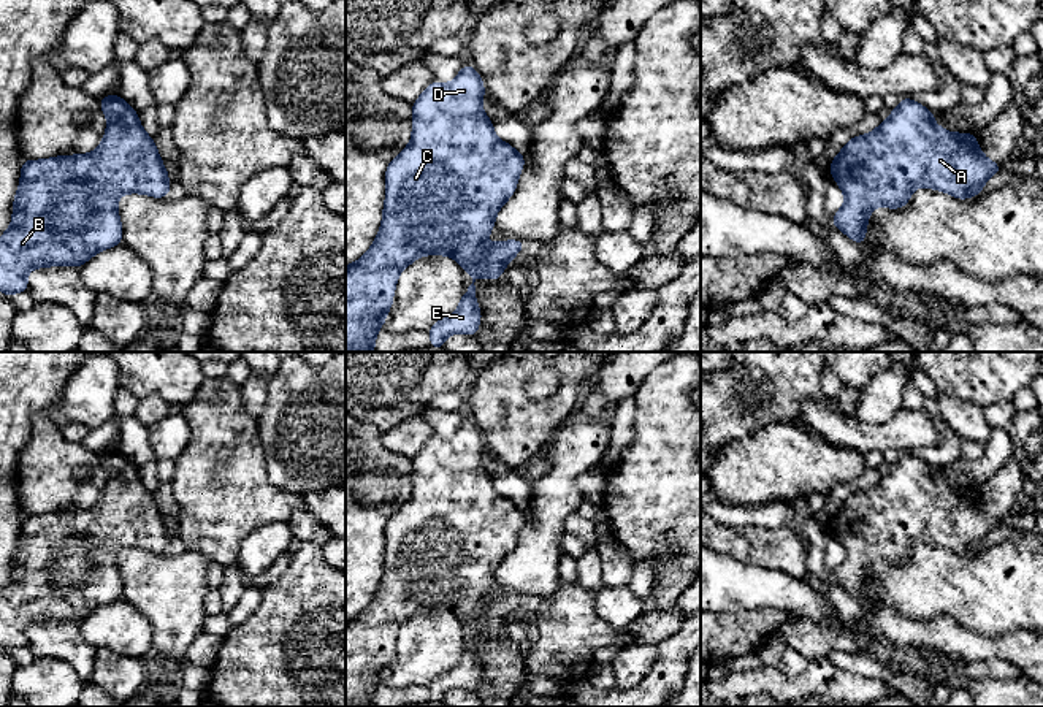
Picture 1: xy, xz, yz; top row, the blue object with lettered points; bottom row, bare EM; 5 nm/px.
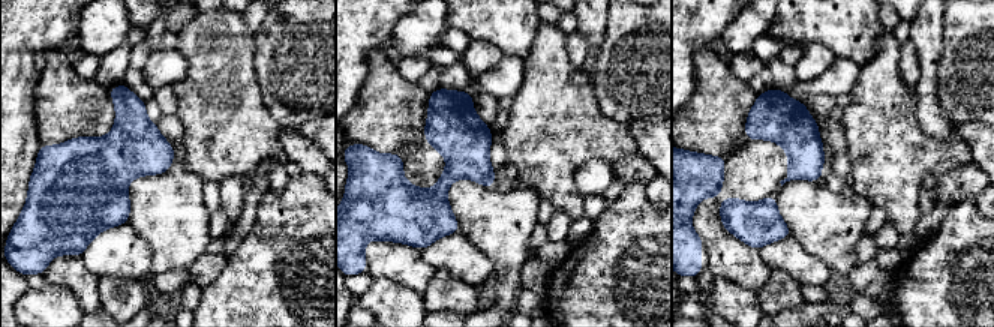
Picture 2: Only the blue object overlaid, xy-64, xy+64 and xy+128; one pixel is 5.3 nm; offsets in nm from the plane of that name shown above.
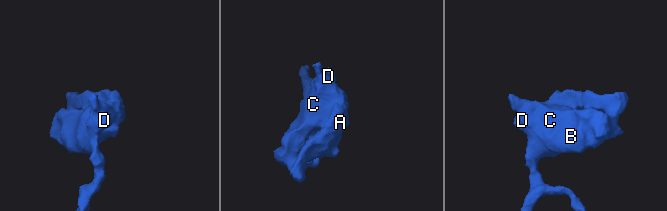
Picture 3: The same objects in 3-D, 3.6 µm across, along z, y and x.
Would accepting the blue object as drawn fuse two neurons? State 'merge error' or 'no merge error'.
no merge error

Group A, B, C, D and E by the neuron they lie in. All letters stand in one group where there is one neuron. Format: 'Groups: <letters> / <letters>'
Groups: A B C D E

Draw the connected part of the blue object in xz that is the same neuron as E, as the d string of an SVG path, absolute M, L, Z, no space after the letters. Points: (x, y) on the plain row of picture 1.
M468 417L450 439L433 436L412 458L411 498L385 525L380 585L369 606L346 621L346 707L374 707L377 686L393 661L398 631L422 610L449 610L472 632L458 664L431 680L430 701L442 704L453 688L476 691L482 674L476 634L498 636L506 620L526 602L522 594L483 598L498 566L515 548L525 522L523 507L495 490L493 476L482 464L483 450L483 436Z

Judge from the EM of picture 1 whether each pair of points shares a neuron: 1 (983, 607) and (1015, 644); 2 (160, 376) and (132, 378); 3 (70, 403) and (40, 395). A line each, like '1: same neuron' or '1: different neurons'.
1: different neurons
2: same neuron
3: different neurons

